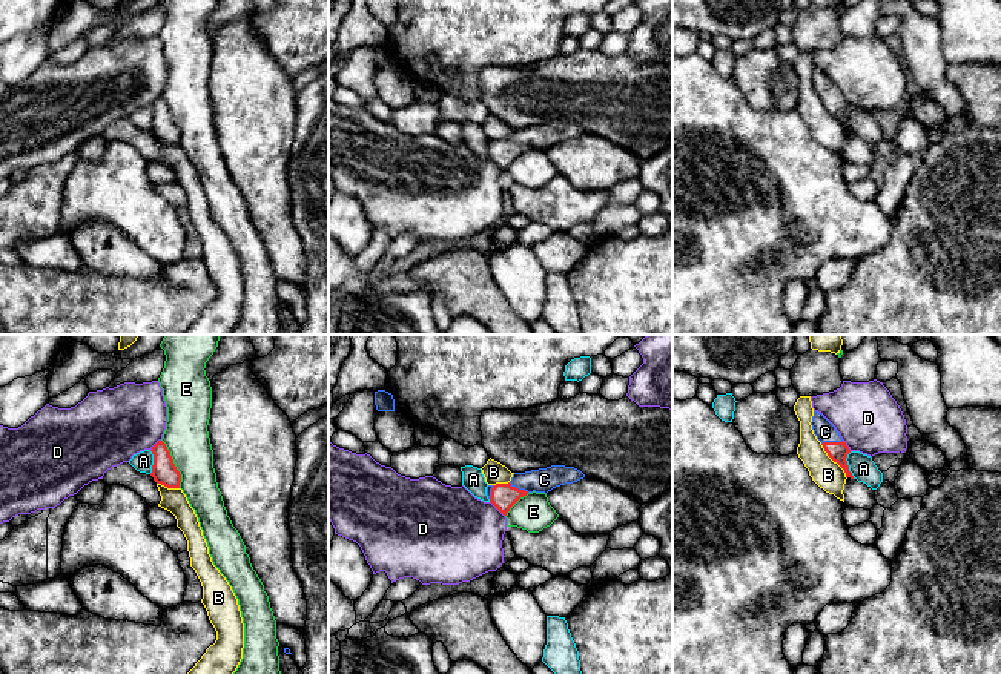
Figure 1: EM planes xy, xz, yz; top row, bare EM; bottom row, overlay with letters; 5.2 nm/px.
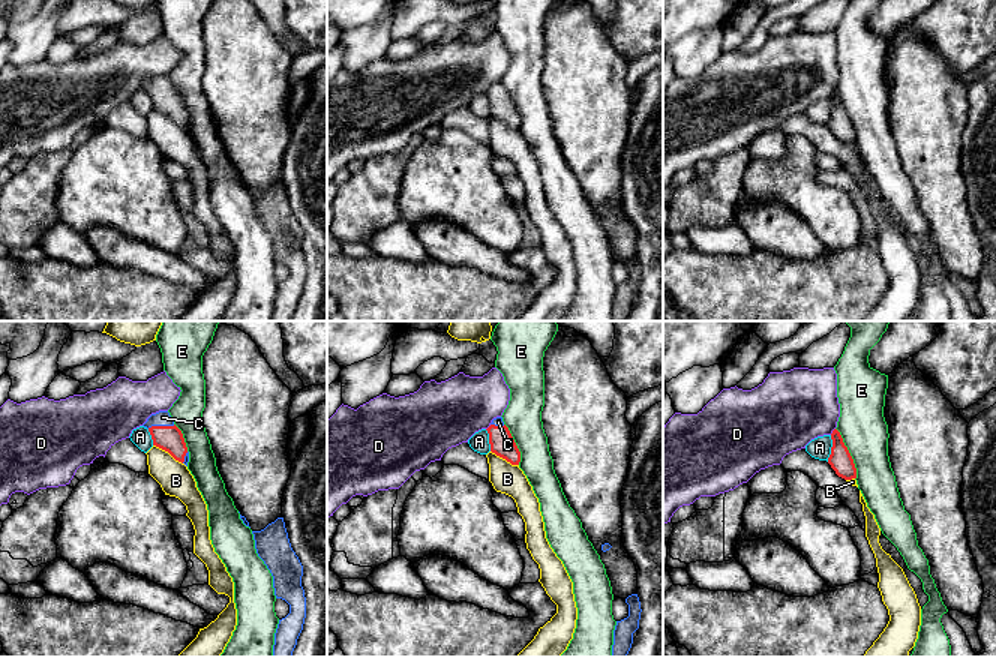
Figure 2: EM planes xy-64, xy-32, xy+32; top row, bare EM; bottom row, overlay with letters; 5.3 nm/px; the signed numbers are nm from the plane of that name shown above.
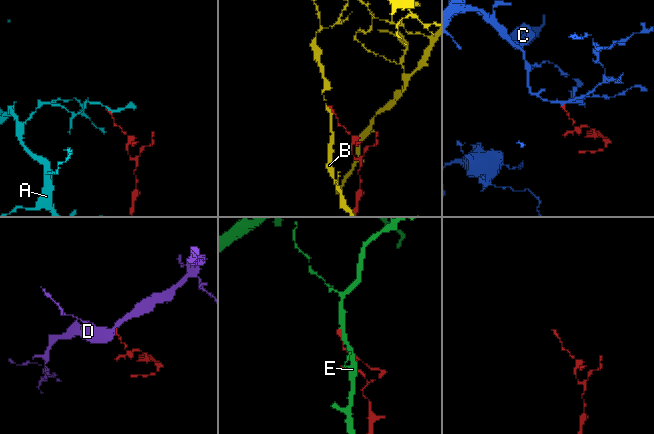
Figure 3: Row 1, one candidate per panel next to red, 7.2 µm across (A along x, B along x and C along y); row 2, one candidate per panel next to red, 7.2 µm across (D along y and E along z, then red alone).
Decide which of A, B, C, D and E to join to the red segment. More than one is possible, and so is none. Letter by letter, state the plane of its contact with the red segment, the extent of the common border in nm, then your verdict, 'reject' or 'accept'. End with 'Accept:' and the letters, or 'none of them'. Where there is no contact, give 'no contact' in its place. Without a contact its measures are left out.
A: contact in yz; length 150 nm; reject
B: contact in yz; length 240 nm; reject
C: contact in xz; length 120 nm; accept
D: contact in xz; length 120 nm; reject
E: contact in xy; length 280 nm; reject
Accept: C

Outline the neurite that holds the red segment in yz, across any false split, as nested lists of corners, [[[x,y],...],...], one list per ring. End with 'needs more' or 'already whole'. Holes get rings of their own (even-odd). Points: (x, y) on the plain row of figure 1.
[[[814,68],[811,81],[828,112],[844,126],[846,134],[854,135],[846,117],[851,106],[835,83],[818,68]]] | needs more

